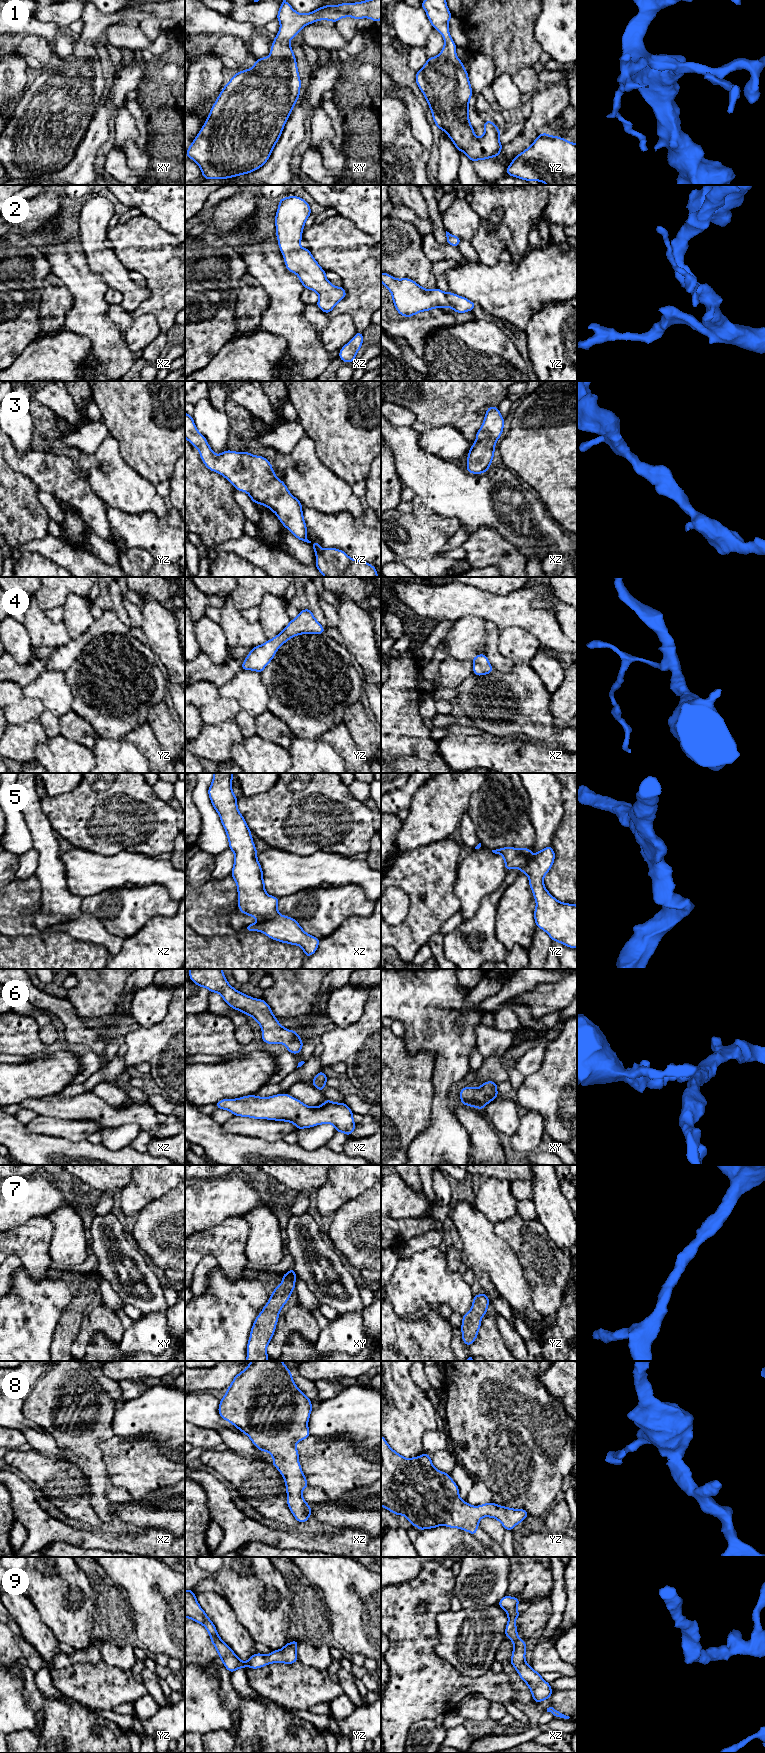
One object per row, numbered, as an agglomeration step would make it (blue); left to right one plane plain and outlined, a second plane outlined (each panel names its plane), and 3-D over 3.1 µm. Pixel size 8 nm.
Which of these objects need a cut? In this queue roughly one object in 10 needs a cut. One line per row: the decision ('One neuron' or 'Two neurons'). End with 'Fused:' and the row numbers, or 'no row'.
1: One neuron
2: One neuron
3: One neuron
4: One neuron
5: One neuron
6: One neuron
7: One neuron
8: One neuron
9: One neuron
Fused: no row

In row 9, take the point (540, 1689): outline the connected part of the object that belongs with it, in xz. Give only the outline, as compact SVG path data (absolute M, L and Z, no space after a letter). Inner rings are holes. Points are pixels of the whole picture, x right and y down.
M504 1596L498 1605L505 1610L508 1616L508 1623L505 1629L505 1636L510 1638L514 1647L510 1663L518 1672L520 1678L528 1685L533 1701L542 1702L550 1698L553 1694L550 1683L543 1680L541 1674L536 1672L527 1664L525 1660L526 1641L518 1637L515 1620L520 1616L517 1611L517 1605L520 1600L516 1597Z

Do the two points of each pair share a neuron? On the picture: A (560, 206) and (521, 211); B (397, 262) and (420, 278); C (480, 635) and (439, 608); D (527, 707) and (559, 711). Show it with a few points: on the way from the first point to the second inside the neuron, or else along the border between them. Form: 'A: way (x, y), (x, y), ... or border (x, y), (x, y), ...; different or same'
A: border (549, 195), (549, 200), (542, 214), (532, 228); different
B: way (403, 262), (414, 272); same
C: border (480, 617), (465, 616), (453, 621); different
D: border (551, 694), (550, 713), (555, 719); different

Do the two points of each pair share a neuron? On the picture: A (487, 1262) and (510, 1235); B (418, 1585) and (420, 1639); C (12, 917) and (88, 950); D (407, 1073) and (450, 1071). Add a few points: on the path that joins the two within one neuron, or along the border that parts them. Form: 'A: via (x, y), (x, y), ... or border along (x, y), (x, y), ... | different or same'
A: border along (494, 1223), (494, 1232), (508, 1245), (518, 1261) | different
B: via (412, 1598), (412, 1626) | same
C: border along (41, 930), (36, 934), (17, 936) | different
D: border along (423, 1050), (431, 1053), (434, 1057), (432, 1096) | different

